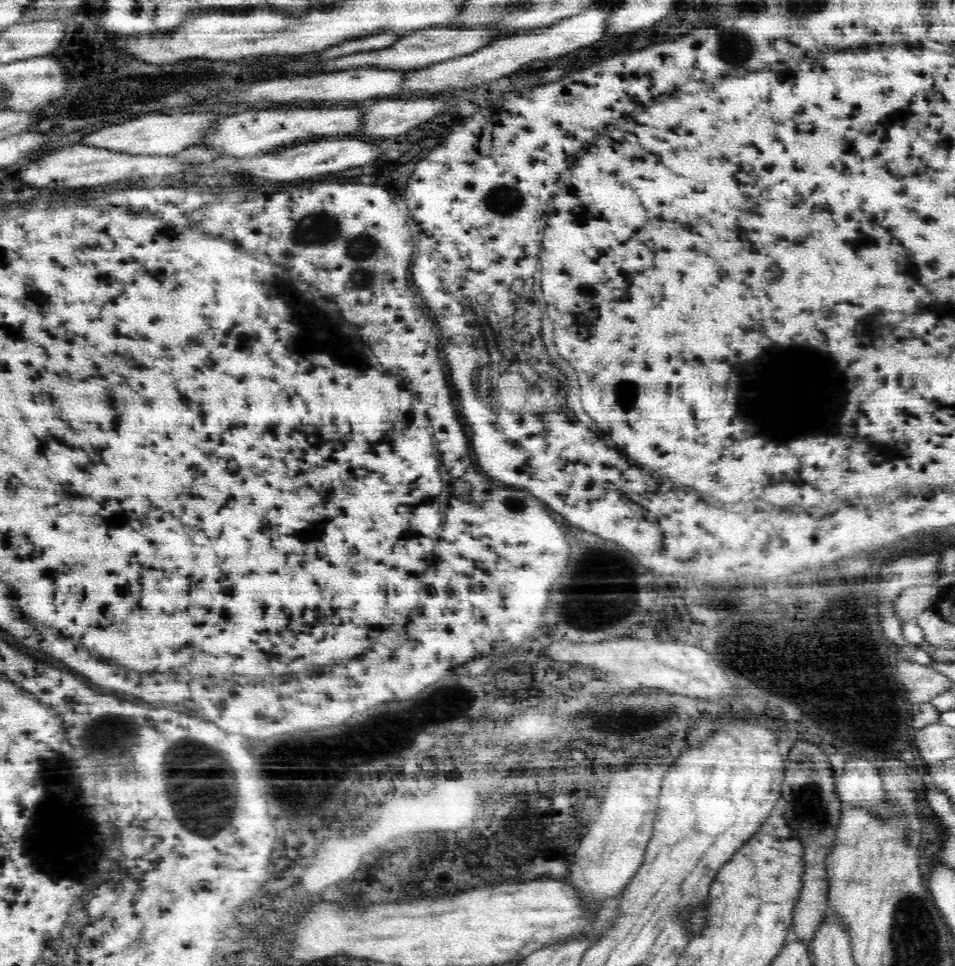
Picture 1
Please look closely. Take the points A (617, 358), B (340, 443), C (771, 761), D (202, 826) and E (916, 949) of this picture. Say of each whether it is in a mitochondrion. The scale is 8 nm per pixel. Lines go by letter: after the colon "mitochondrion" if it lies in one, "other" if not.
A: other
B: other
C: other
D: mitochondrion
E: mitochondrion

